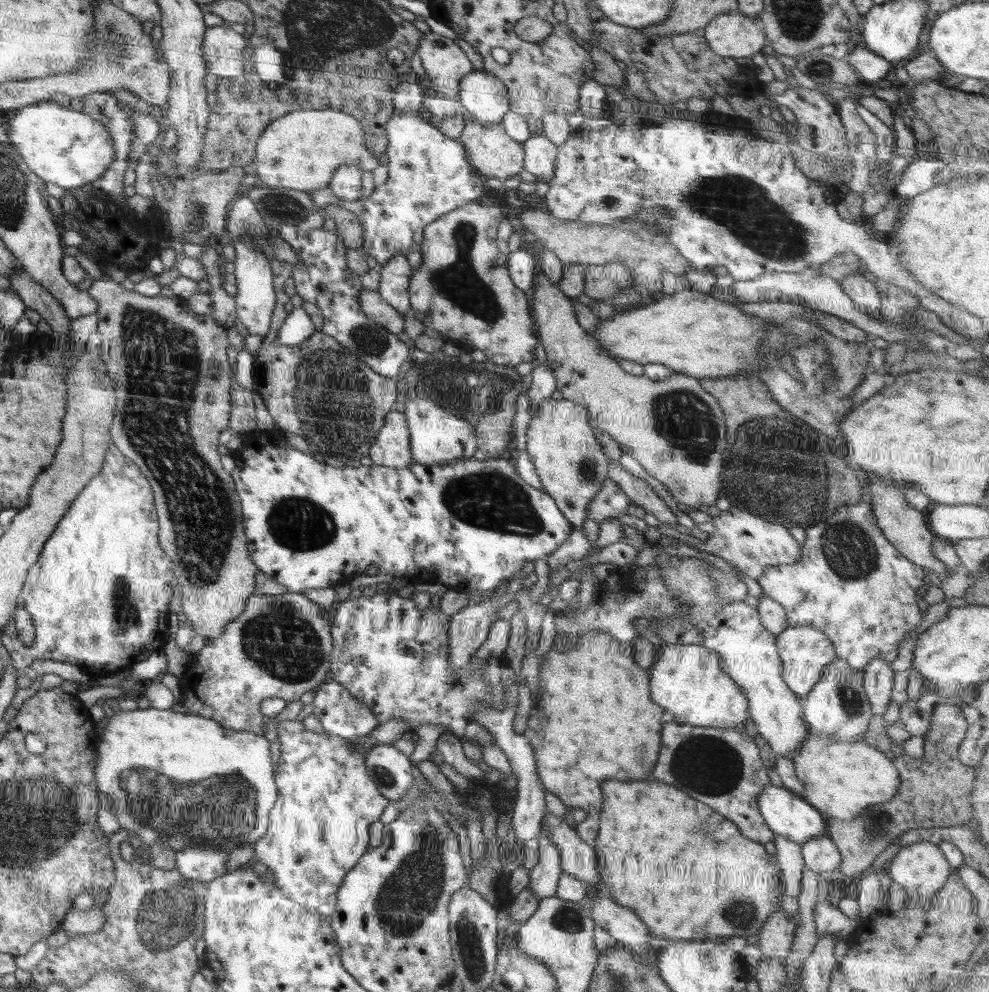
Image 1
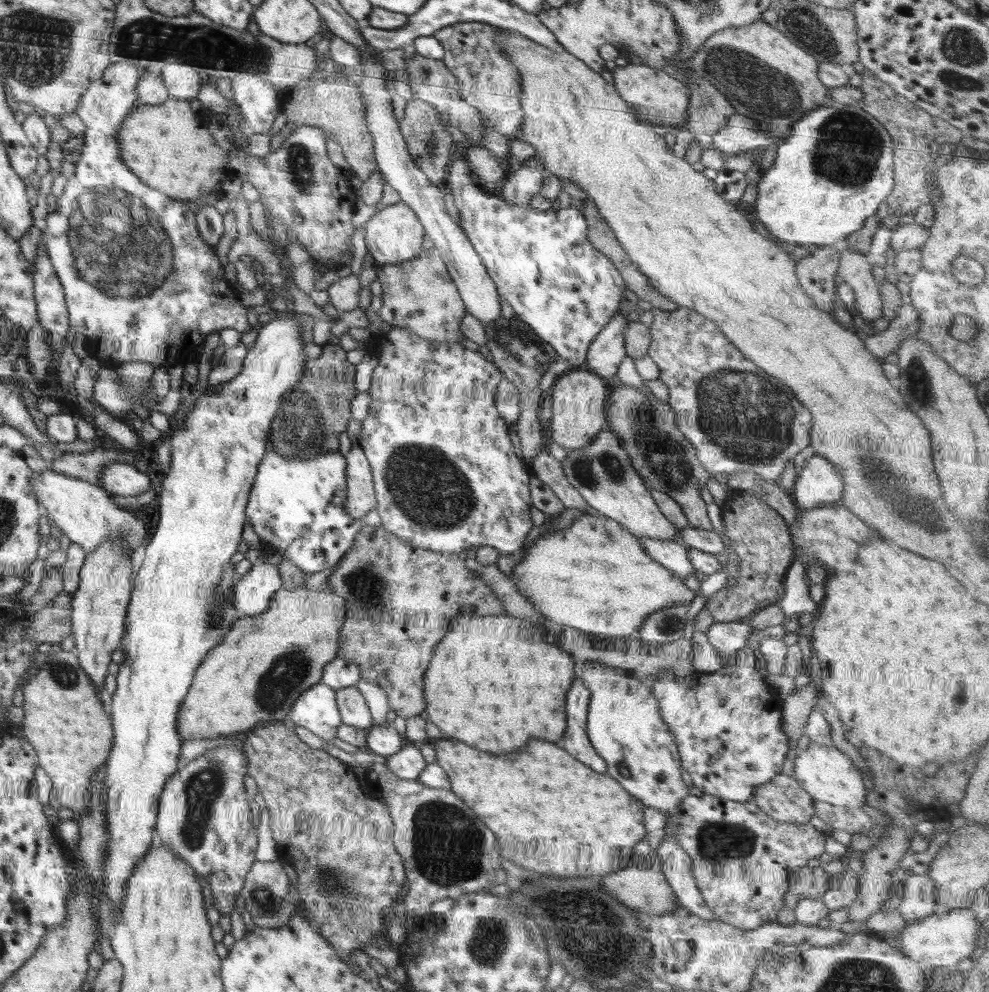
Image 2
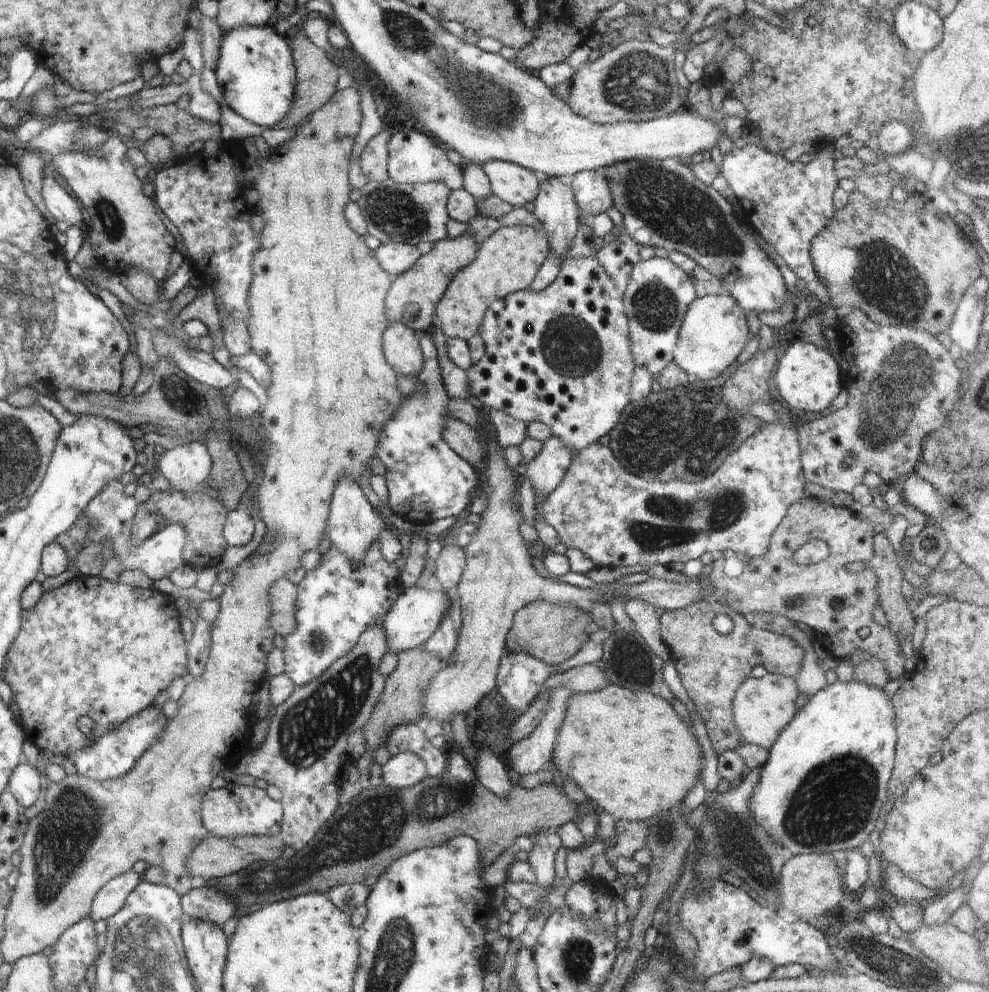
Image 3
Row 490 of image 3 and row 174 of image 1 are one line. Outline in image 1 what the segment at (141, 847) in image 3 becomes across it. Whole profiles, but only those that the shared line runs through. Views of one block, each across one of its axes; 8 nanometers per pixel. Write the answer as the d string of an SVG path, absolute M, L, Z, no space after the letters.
M300 110L273 120L256 144L257 183L301 191L326 188L341 164L357 164L372 171L379 165L376 154L364 147L365 134L357 118L342 110Z

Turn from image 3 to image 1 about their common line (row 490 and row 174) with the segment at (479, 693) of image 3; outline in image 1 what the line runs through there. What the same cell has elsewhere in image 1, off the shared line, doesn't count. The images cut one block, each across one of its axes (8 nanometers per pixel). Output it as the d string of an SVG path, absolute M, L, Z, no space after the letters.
M470 118L464 125L459 141L464 146L468 161L480 174L500 180L519 175L523 171L522 143L505 133L501 123L483 124Z

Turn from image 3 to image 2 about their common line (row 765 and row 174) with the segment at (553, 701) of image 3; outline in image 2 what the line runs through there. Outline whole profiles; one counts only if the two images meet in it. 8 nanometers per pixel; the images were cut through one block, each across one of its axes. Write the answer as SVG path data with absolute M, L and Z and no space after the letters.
M531 158L520 169L507 173L502 189L504 201L528 205L530 199L540 192L547 173L537 158Z

